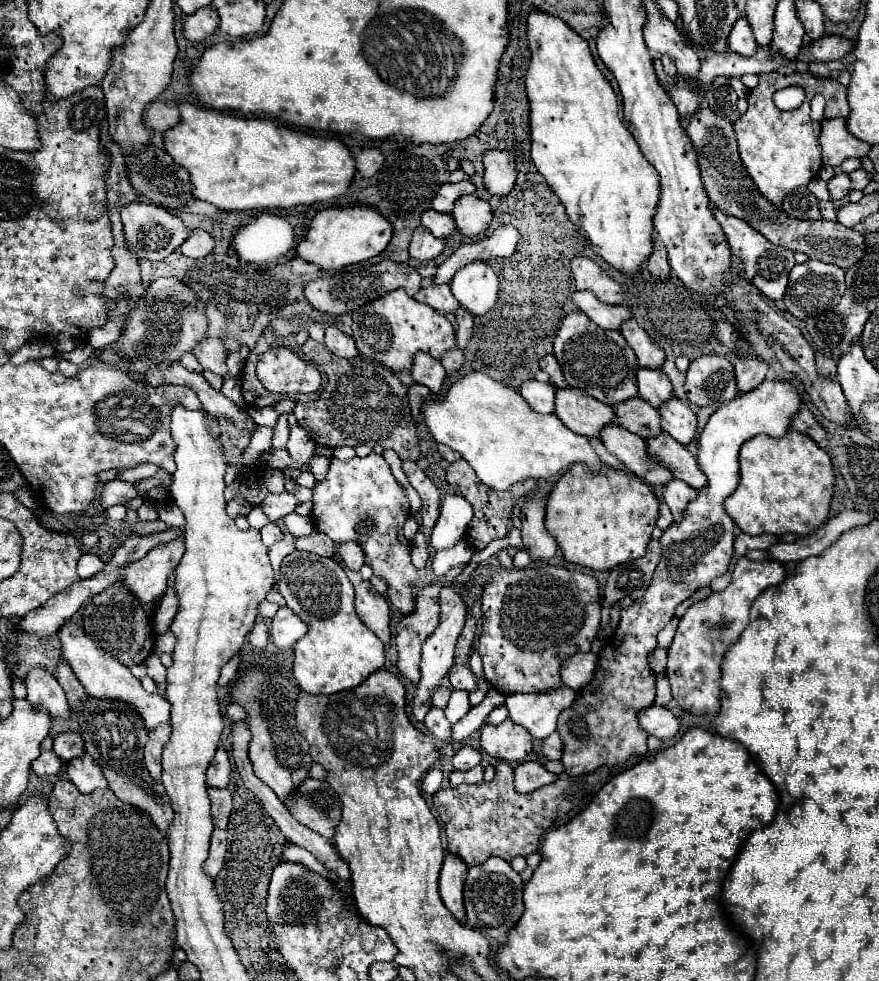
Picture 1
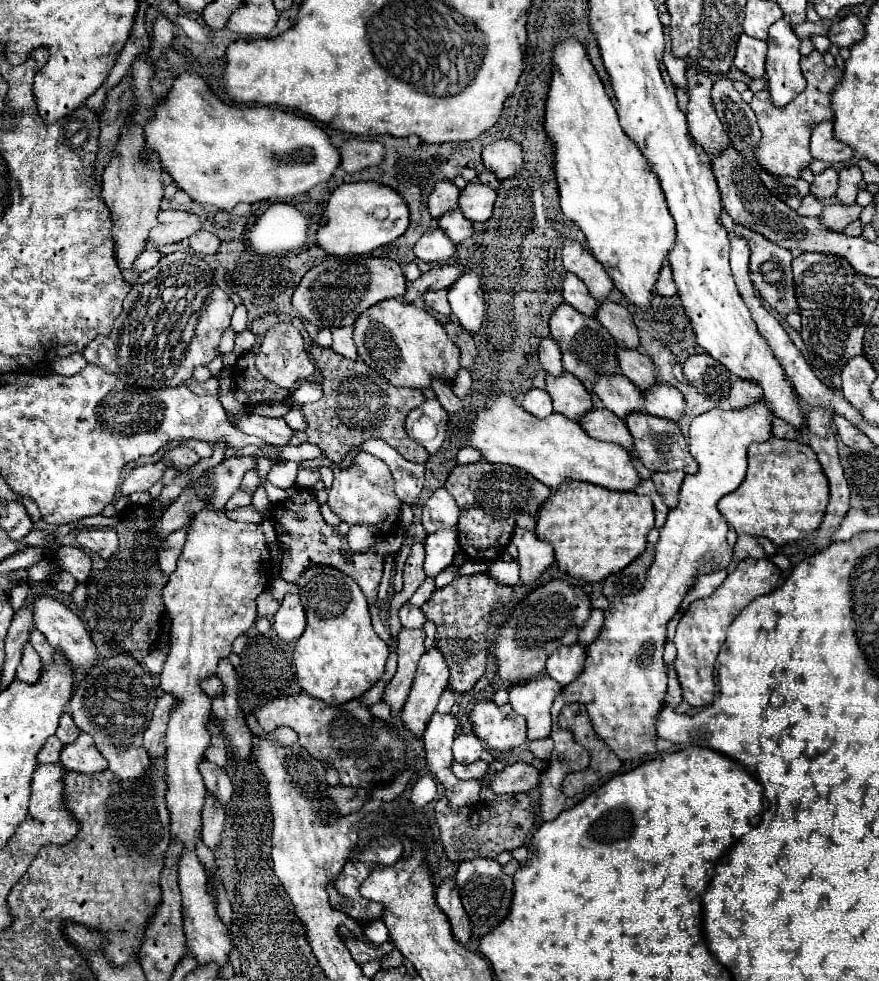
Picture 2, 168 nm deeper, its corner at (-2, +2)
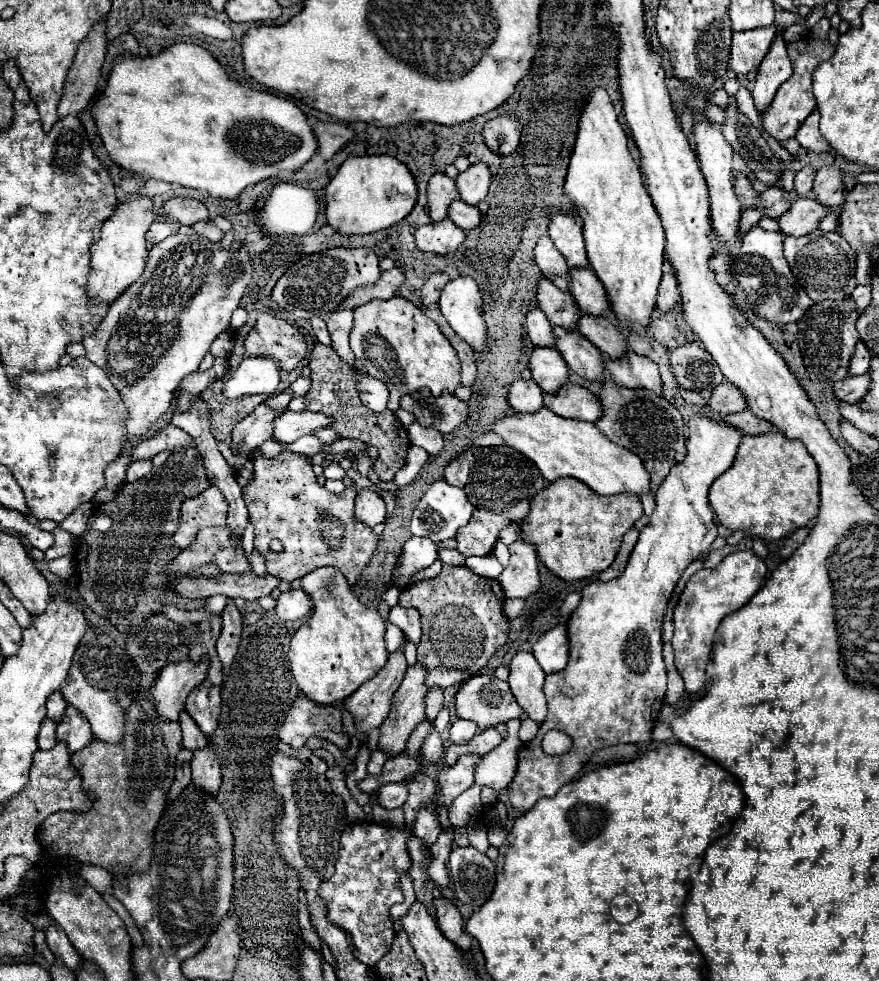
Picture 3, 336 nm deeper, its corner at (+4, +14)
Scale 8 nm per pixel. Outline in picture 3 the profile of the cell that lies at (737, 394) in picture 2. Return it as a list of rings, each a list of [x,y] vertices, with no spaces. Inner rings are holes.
[[[722,382],[714,388],[712,392],[712,398],[710,398],[710,408],[714,412],[718,412],[720,416],[726,416],[726,414],[732,414],[732,412],[742,412],[746,410],[746,396],[744,392],[740,392],[738,386],[734,386],[732,382]]]

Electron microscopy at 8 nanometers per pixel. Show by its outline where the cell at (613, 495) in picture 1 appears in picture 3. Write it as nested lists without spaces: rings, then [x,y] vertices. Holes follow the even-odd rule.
[[[560,478],[540,490],[530,504],[528,516],[522,520],[522,534],[520,538],[534,544],[538,550],[538,558],[546,564],[548,570],[552,570],[562,580],[582,580],[590,578],[592,574],[598,574],[606,570],[612,560],[616,558],[622,536],[634,526],[634,522],[644,514],[642,502],[634,494],[614,494],[614,496],[600,496],[590,486],[586,486],[580,480],[574,478]]]

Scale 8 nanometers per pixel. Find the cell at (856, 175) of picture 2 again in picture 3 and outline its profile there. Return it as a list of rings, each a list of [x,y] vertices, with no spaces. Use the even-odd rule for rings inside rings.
[[[822,166],[814,180],[816,200],[826,206],[840,206],[844,204],[846,188],[844,188],[844,174],[838,168]]]

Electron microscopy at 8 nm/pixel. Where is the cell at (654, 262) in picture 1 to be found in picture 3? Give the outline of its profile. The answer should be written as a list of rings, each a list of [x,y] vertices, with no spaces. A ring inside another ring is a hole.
[[[664,274],[660,288],[658,288],[658,308],[660,310],[670,310],[680,302],[680,290],[676,288],[676,280],[672,274]]]

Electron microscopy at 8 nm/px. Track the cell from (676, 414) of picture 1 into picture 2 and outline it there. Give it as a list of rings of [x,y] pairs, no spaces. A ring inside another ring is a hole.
[[[654,382],[648,390],[642,390],[644,396],[644,410],[652,416],[668,418],[668,420],[680,420],[686,408],[686,400],[682,398],[680,390],[676,390],[670,384]]]

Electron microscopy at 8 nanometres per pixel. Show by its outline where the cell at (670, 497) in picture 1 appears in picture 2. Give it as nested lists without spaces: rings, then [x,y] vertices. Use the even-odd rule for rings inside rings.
[[[678,470],[676,472],[656,472],[652,476],[652,482],[668,508],[674,508],[678,504],[678,490],[680,490],[684,476],[686,474]]]

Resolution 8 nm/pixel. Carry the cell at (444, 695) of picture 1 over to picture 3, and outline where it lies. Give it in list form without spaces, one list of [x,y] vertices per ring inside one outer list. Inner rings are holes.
[[[430,688],[426,696],[426,718],[432,722],[444,706],[444,688]]]

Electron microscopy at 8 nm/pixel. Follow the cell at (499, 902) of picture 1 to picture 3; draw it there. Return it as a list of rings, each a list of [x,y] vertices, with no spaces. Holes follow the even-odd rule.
[[[456,846],[450,852],[448,868],[456,898],[472,910],[478,910],[494,890],[496,864],[474,846]]]

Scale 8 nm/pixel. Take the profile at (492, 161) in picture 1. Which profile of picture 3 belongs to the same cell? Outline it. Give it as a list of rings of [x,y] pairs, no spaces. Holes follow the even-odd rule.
[[[506,116],[490,120],[482,130],[486,146],[498,154],[506,156],[512,154],[520,144],[520,124],[516,120],[510,120]]]

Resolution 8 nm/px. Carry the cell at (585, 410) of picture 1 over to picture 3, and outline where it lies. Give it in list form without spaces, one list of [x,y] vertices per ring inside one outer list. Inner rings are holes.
[[[534,348],[530,370],[532,378],[546,394],[556,394],[568,384],[568,364],[556,348]]]

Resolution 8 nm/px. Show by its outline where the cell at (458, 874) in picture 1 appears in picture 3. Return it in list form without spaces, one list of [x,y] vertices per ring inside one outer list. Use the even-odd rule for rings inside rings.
[[[434,898],[434,906],[436,906],[436,922],[438,922],[440,932],[466,952],[470,948],[472,936],[466,934],[458,908],[446,898]]]

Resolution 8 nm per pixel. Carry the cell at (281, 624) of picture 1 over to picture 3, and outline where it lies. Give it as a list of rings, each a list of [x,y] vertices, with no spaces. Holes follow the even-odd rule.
[[[288,590],[282,592],[276,604],[276,616],[280,620],[302,620],[310,614],[310,598],[302,590]]]

